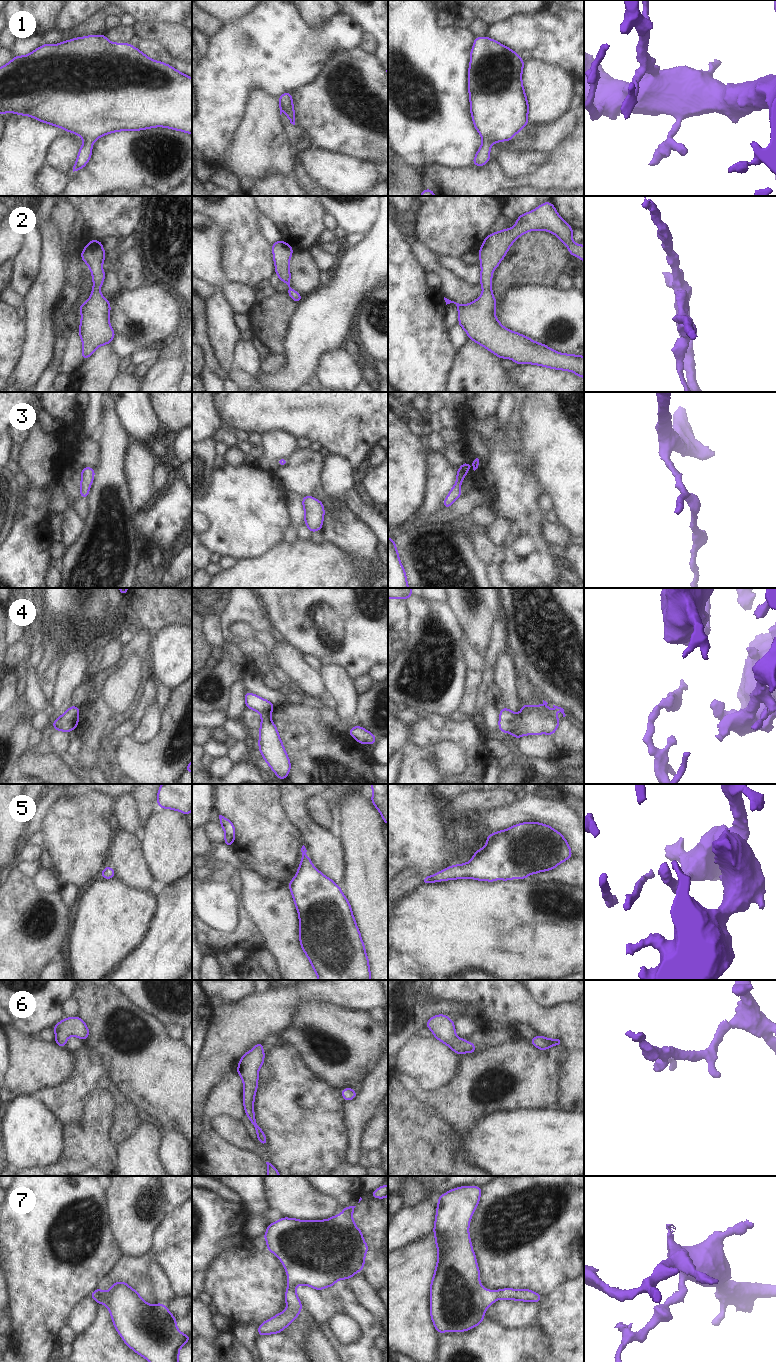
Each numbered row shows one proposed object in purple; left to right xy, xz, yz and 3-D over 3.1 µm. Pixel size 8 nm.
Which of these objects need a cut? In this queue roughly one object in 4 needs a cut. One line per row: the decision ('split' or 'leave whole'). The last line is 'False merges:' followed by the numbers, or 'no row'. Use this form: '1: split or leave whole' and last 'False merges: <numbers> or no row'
1: leave whole
2: leave whole
3: leave whole
4: leave whole
5: leave whole
6: leave whole
7: leave whole
False merges: no row

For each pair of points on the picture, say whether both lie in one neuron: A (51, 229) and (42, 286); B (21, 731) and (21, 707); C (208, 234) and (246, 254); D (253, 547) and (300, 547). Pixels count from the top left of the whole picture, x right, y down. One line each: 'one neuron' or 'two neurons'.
A: one neuron
B: one neuron
C: two neurons
D: two neurons

